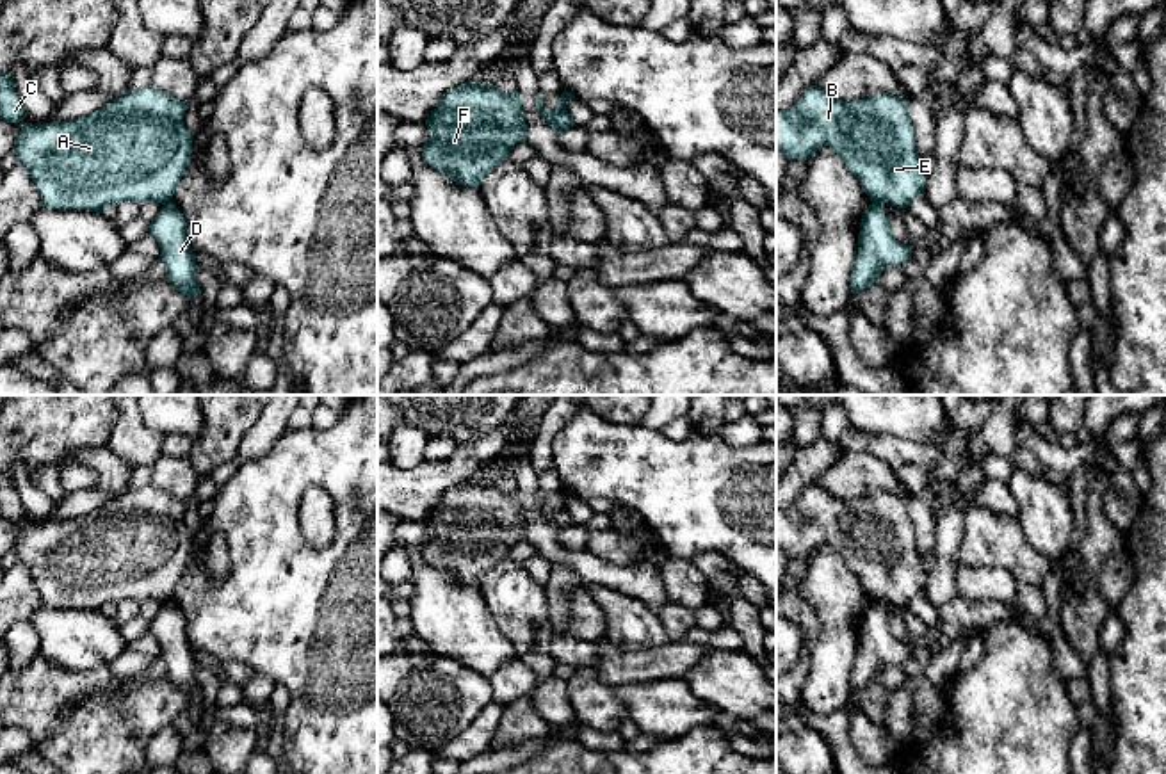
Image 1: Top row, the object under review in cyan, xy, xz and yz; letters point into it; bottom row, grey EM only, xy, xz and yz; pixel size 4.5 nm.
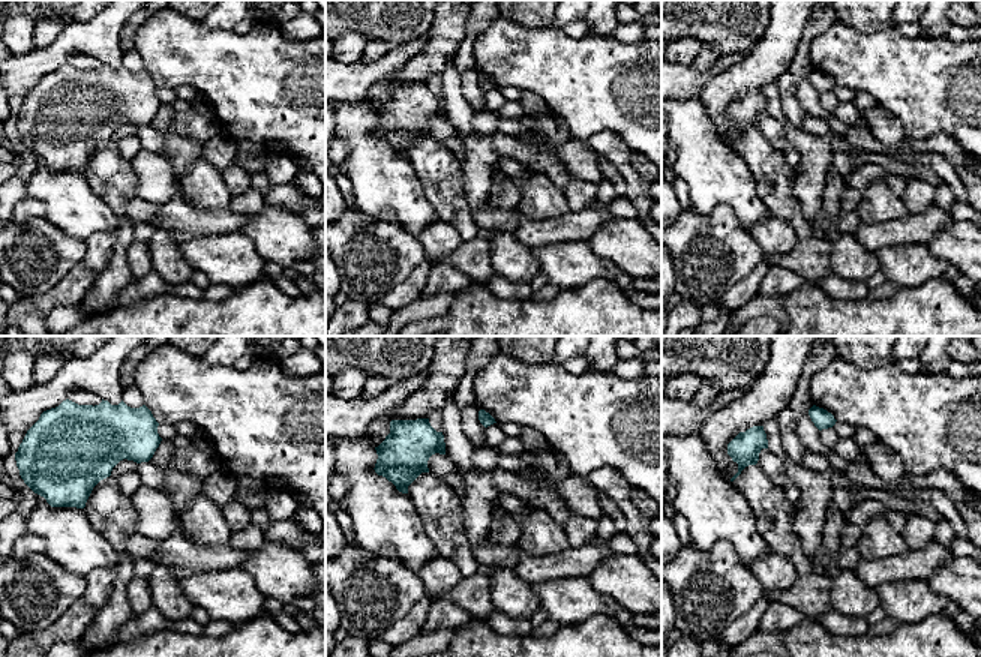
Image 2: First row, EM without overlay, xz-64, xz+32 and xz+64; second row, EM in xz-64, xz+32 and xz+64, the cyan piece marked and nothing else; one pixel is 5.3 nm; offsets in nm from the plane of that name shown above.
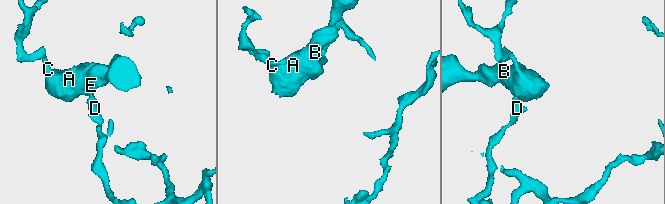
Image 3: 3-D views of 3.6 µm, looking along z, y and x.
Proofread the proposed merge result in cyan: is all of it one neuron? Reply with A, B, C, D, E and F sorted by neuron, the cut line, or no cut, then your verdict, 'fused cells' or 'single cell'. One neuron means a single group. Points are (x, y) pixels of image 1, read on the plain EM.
groups A B C E F / D; cut yz (873, 600), (882, 604); fused cells

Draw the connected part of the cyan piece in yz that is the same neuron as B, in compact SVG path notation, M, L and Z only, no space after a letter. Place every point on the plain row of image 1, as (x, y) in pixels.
M805 486L794 505L776 507L776 546L790 560L822 544L842 557L872 601L906 607L926 587L908 498L878 491L847 502Z

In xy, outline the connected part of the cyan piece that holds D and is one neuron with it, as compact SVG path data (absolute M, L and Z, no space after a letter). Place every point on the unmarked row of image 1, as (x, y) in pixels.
M173 600L166 601L148 630L157 637L169 680L189 699L201 692L196 678L196 653L187 641L187 617Z

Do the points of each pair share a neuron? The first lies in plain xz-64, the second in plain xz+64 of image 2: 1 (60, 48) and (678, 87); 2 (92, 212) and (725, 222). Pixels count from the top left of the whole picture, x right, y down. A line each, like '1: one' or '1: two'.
1: one
2: two

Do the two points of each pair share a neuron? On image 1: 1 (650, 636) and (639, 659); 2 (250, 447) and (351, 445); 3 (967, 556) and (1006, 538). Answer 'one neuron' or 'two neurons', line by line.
1: two neurons
2: two neurons
3: one neuron

